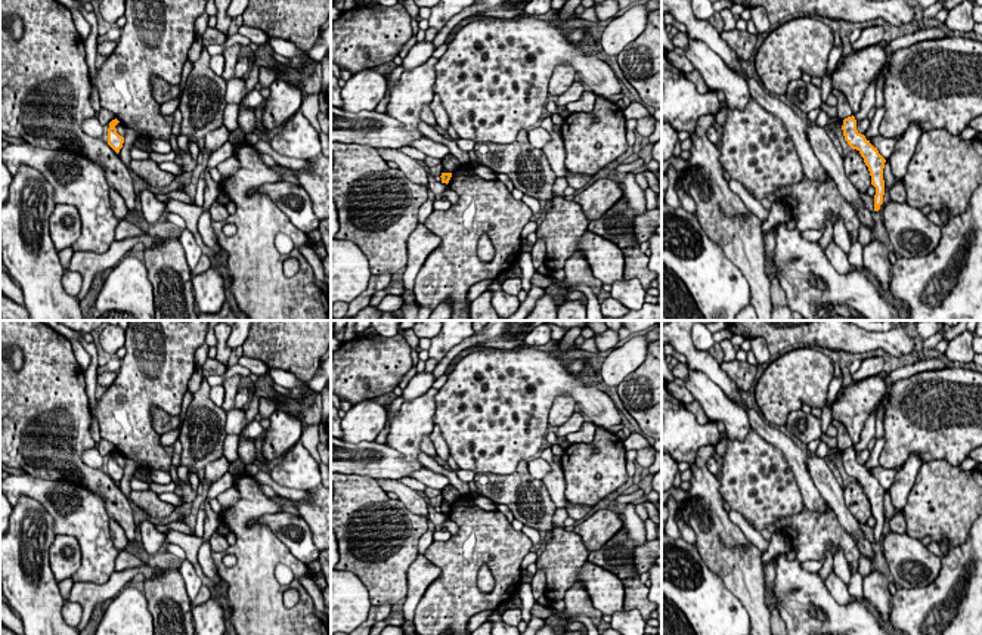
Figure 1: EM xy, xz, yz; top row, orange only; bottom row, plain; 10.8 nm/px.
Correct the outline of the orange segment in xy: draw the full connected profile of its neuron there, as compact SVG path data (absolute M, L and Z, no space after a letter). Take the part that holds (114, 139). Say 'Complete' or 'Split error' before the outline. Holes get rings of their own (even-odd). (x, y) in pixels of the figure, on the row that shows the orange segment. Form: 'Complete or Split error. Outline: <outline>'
Complete. Outline: M115 118L109 123L109 128L108 128L108 145L118 154L120 149L123 148L123 143L124 143L124 137L120 136L117 133L117 128L115 126L118 124L120 121Z

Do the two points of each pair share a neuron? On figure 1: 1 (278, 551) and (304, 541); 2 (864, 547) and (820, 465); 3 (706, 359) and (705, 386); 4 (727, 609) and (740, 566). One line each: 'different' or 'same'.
1: different
2: same
3: different
4: different

